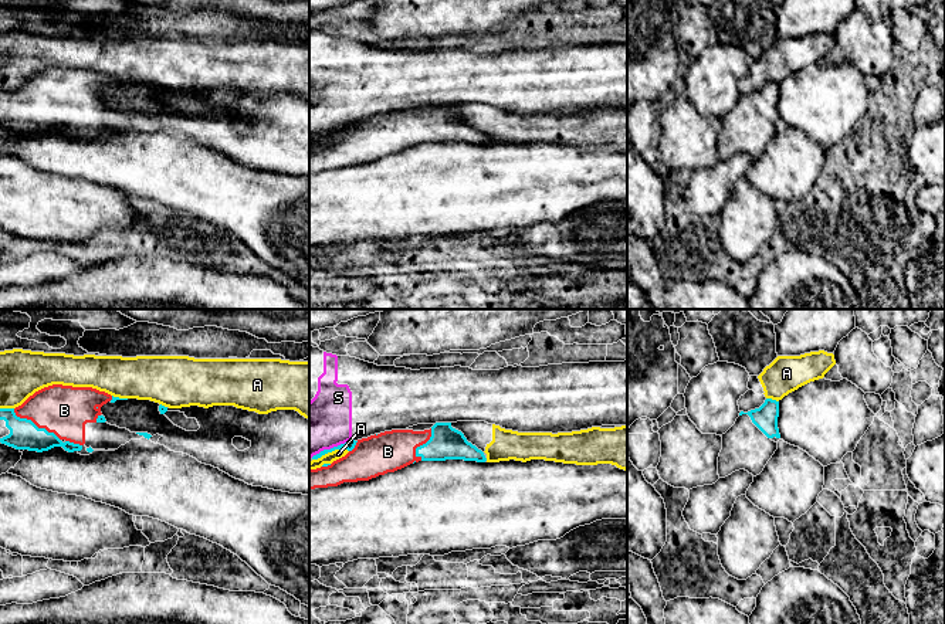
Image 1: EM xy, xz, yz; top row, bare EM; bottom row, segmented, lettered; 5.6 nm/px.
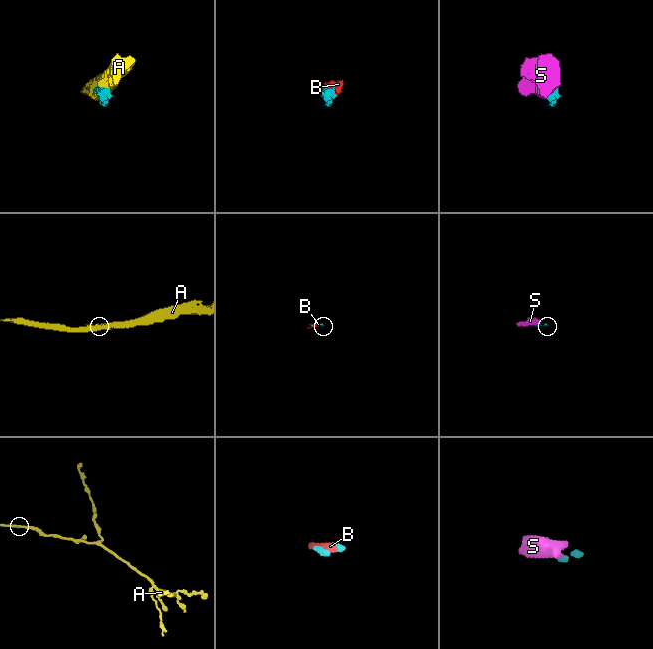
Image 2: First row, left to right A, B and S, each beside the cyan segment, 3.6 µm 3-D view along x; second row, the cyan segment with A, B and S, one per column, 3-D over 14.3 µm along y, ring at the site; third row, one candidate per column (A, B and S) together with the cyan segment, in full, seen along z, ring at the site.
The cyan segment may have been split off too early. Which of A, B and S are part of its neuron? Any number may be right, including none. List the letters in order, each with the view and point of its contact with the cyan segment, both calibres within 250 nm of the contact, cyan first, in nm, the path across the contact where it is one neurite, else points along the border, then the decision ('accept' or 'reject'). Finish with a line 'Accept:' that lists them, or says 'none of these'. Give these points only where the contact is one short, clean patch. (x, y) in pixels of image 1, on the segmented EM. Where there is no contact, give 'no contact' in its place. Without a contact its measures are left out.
A: yz (771, 399) | 140/200 nm | reject
B: xy (34, 424) | 170/280 nm | accept
S: xz (331, 448) | 60/300 nm | along xz (351, 438), (324, 448), (311, 457) | reject
Accept: B

